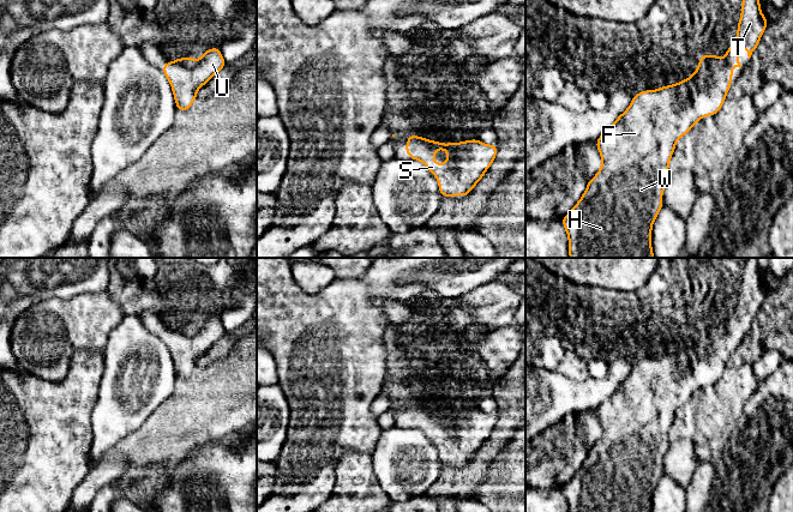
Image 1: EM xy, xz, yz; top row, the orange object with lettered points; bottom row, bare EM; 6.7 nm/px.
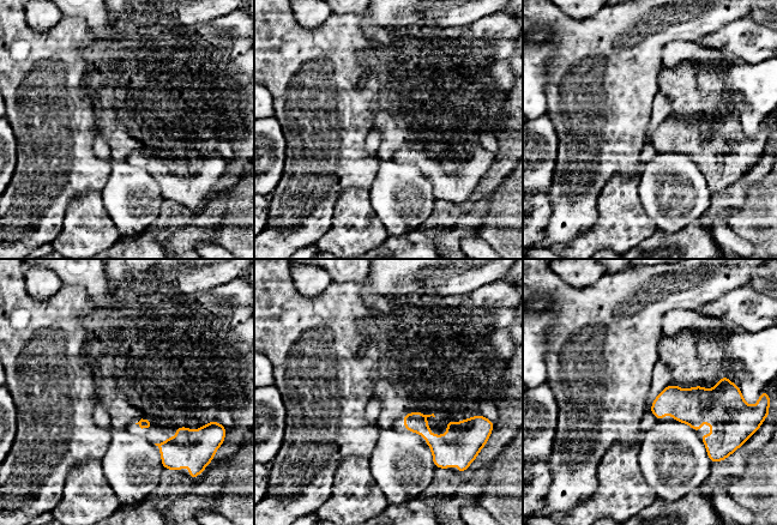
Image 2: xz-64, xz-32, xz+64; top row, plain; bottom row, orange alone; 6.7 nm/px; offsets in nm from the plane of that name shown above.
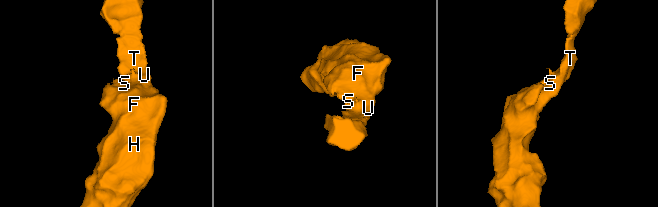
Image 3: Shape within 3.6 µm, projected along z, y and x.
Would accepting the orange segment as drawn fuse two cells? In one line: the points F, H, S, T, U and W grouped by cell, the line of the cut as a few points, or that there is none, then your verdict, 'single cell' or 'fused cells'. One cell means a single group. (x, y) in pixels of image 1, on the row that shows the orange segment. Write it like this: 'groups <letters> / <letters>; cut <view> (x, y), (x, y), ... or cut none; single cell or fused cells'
groups F H S T U W; cut none; single cell

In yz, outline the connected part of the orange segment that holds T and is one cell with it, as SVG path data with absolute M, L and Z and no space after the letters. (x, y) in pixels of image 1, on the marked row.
M743 0L741 17L734 43L726 52L726 56L702 55L697 71L687 79L674 85L645 90L632 97L630 107L617 118L615 122L596 140L602 158L602 167L588 182L585 192L573 209L561 219L569 236L570 258L655 258L651 251L651 227L662 209L662 191L669 179L668 163L679 138L705 115L716 115L731 89L732 67L741 68L738 54L743 46L747 46L751 58L758 47L767 18L762 14L759 0Z

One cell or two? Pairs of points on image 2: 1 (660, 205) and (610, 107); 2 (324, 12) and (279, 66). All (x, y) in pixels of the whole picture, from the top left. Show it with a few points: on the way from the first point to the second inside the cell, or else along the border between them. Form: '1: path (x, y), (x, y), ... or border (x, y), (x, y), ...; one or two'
1: border (644, 164), (638, 175); two
2: border (291, 12), (305, 28), (317, 28), (332, 14); two

